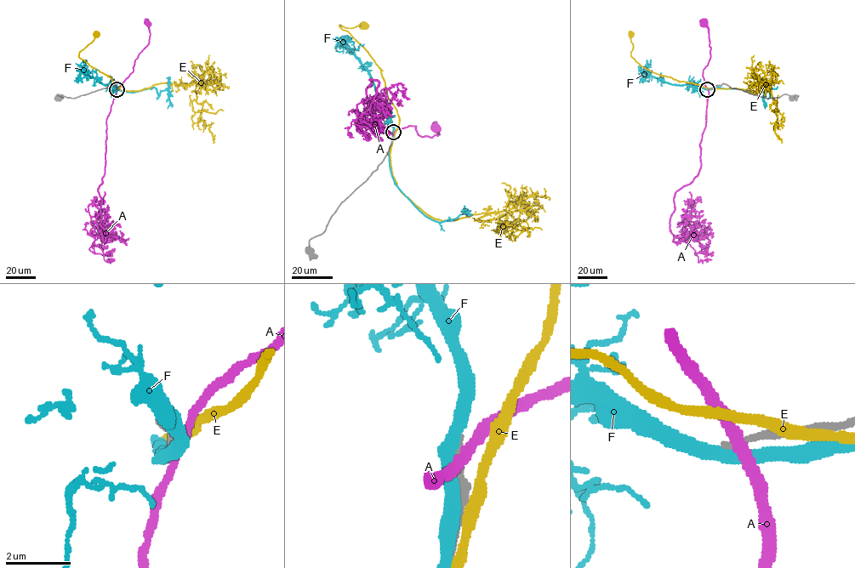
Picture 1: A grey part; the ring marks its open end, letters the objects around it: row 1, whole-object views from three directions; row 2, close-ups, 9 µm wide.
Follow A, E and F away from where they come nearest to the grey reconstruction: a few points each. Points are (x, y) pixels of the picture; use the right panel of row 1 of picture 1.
A: (707, 88), (703, 71), (710, 57), (710, 48), (709, 30), (703, 23)
E: (710, 88), (679, 82), (642, 67), (631, 56), (631, 33)
F: (707, 89), (716, 87), (763, 92), (771, 87), (770, 96), (766, 90), (763, 98), (765, 108)

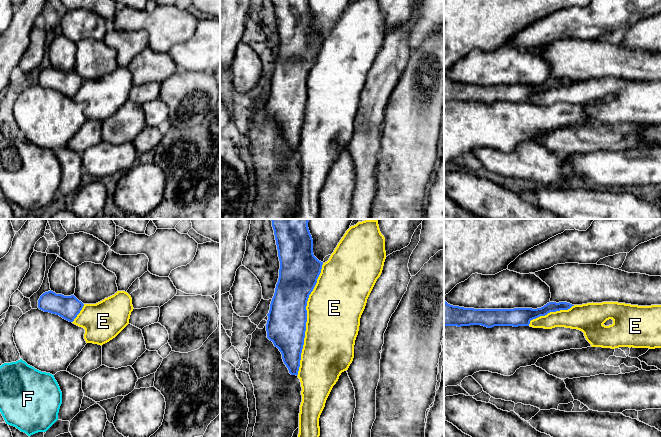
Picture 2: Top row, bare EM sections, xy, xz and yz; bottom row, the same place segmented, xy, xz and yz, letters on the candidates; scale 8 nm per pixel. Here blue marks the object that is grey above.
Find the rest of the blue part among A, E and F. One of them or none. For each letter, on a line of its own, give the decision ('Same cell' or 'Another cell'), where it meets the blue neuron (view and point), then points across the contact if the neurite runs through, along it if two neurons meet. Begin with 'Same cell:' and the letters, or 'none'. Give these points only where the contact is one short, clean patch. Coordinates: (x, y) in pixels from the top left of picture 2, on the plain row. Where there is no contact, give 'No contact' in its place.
Same cell: F
A: Another cell. No contact
E: Another cell. Touches blue at xz (306, 95)
F: Same cell. No contact

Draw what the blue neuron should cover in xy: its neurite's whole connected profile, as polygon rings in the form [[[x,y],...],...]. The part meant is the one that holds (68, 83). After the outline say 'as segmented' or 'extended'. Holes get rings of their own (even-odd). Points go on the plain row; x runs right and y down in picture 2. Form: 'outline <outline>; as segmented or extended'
outline [[[51,66],[43,69],[38,76],[40,86],[59,91],[69,98],[74,97],[83,82],[84,80],[74,71],[64,72]]]; as segmented

